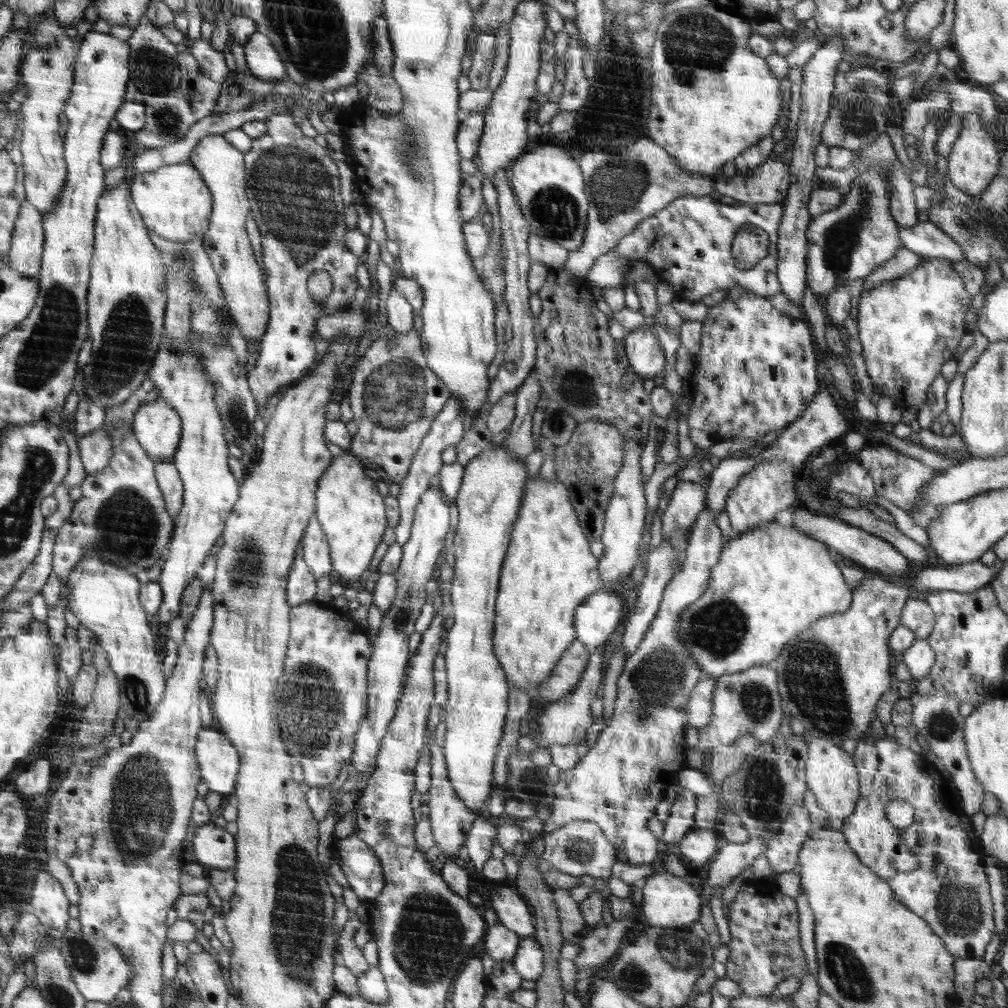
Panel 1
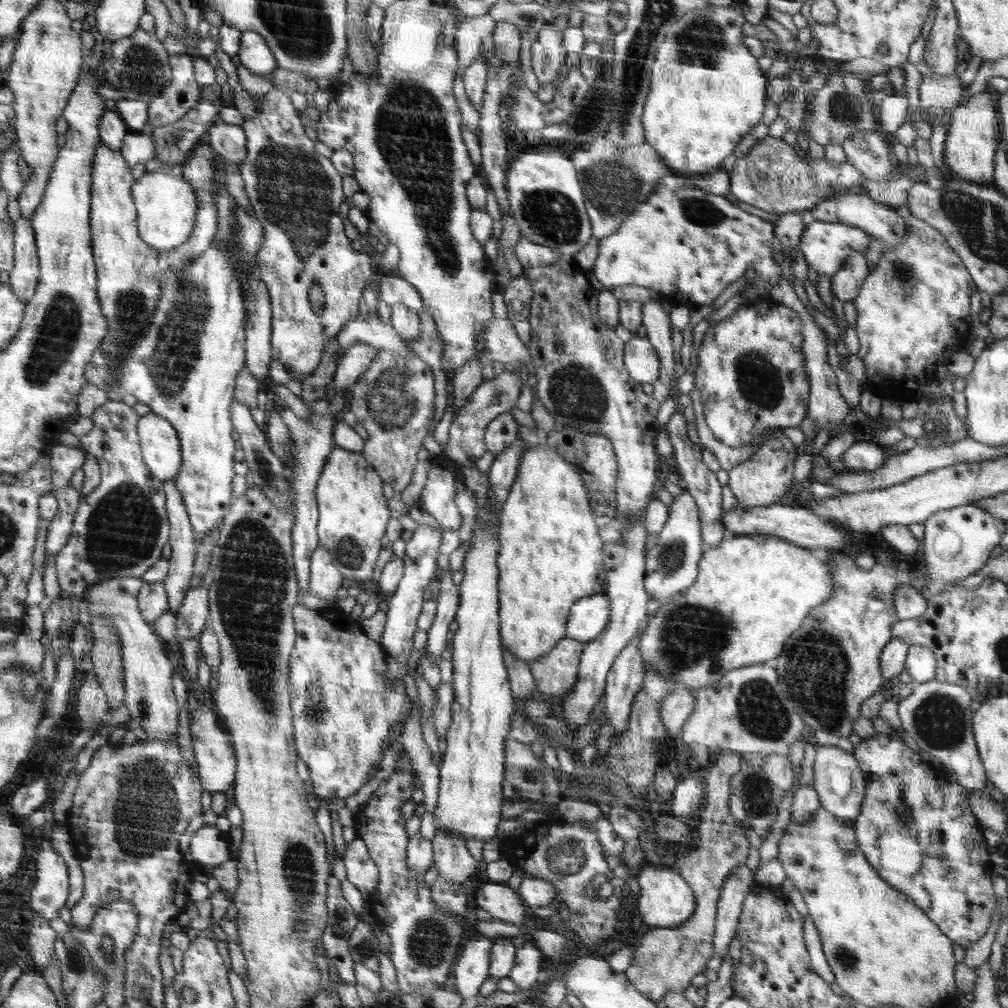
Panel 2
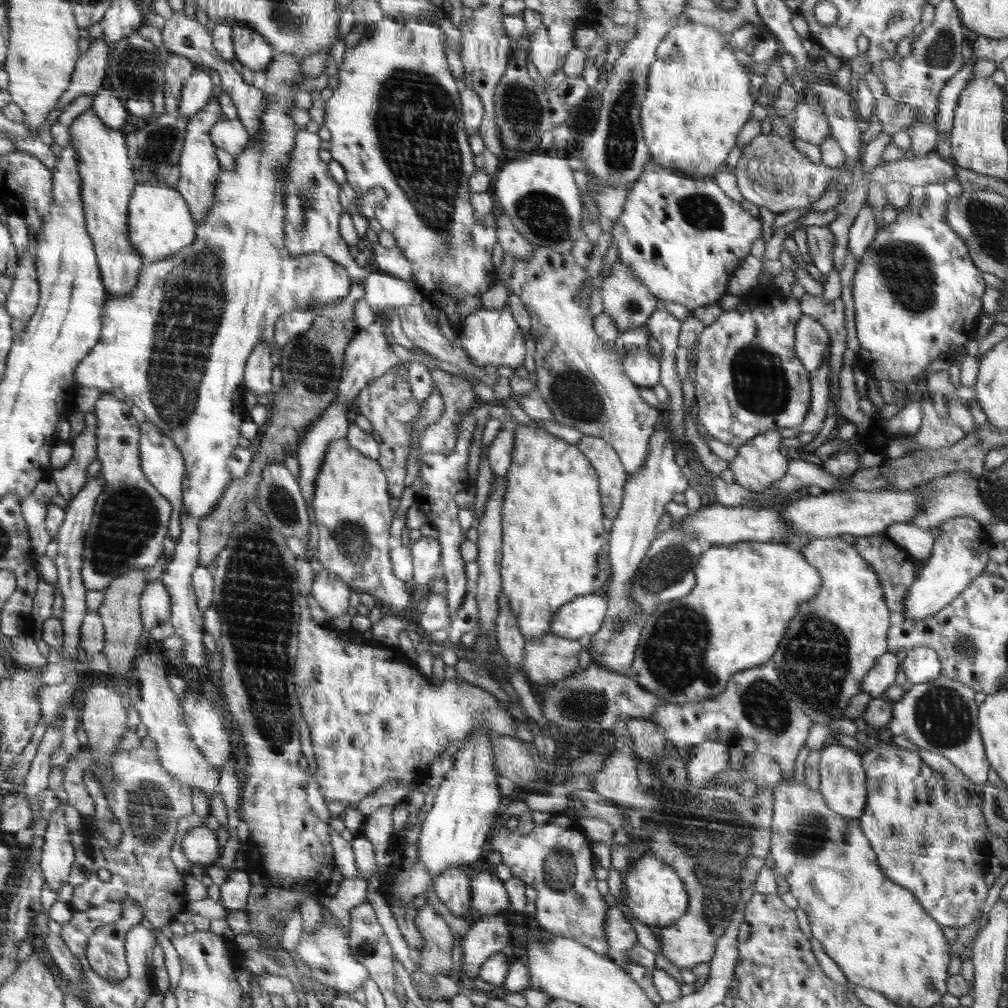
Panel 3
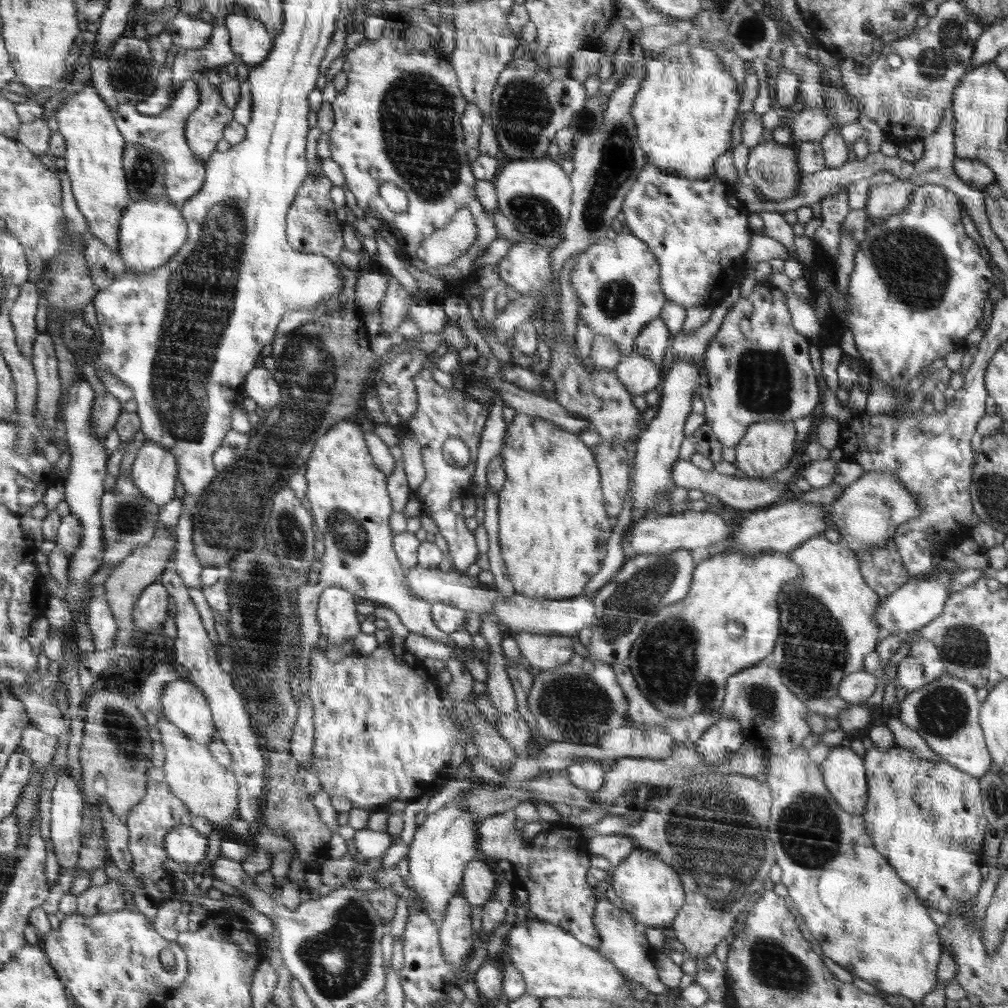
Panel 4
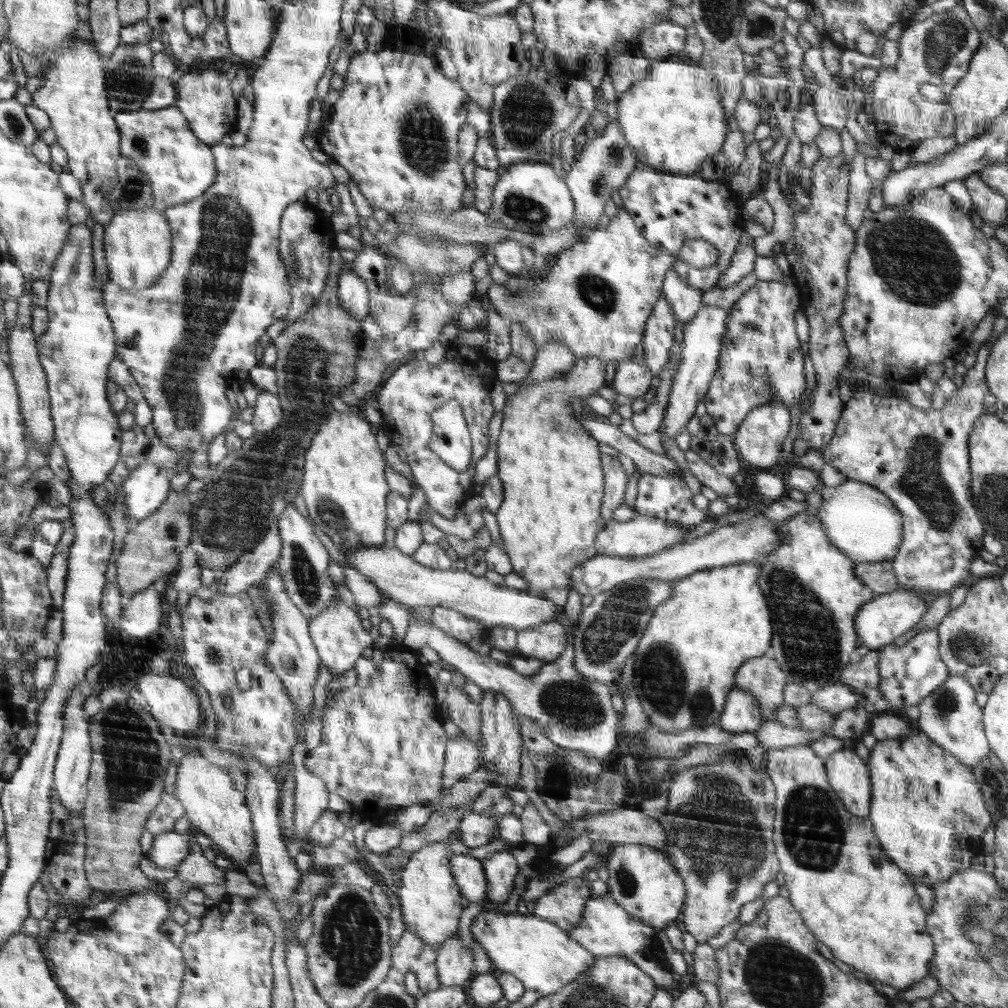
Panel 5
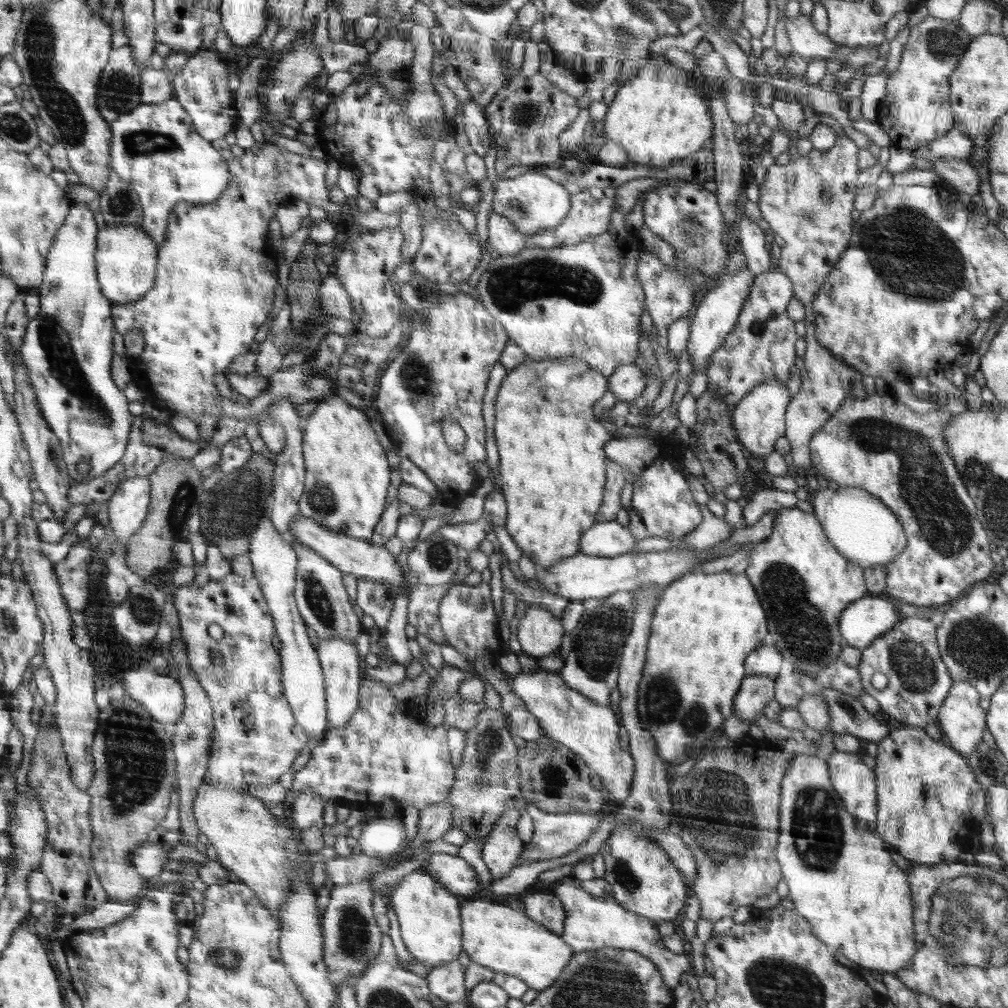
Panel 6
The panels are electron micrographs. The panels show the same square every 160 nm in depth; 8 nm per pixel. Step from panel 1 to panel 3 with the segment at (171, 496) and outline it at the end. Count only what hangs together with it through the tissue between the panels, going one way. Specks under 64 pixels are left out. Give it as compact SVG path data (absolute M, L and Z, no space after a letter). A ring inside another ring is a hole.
M188 515L180 517L180 536L175 543L173 560L168 568L161 574L160 580L164 583L171 598L170 622L174 627L174 632L184 639L183 655L190 666L196 666L201 671L204 668L205 656L202 636L205 630L204 615L197 604L196 590L193 587L193 572L200 564L200 528L198 520Z

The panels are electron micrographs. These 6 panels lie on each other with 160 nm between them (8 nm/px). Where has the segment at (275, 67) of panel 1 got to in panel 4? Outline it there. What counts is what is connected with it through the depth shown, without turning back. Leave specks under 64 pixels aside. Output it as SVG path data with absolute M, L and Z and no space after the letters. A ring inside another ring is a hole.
M238 12L226 17L224 24L237 62L252 64L253 67L265 62L276 38L261 21Z

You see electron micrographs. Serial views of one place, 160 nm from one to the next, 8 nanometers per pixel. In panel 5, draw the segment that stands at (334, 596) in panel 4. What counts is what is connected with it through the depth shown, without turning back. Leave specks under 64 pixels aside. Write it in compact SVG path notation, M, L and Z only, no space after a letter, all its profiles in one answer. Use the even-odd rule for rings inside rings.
M336 599L335 601L330 601L320 614L309 619L309 633L314 641L314 646L317 648L322 664L327 666L327 669L333 674L334 678L350 670L354 666L355 660L362 657L363 650L372 647L373 642L375 642L370 636L369 630L362 627L357 611L358 609L353 610L350 606L342 603L340 599Z

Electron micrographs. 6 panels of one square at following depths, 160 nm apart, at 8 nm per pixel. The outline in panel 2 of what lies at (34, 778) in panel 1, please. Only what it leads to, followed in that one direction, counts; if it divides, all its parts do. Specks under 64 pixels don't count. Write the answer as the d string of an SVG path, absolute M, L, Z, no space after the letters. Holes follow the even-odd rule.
M38 777L27 786L21 786L15 792L12 805L16 818L28 818L34 810L40 808L48 798L48 782L44 777Z

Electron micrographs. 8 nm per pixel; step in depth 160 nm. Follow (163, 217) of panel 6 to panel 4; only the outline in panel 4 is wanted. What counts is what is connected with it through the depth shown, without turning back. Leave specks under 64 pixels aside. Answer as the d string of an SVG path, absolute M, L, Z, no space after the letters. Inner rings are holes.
M192 78L182 83L179 90L174 93L169 107L160 114L147 116L146 113L138 112L137 107L133 104L118 104L115 109L117 127L128 144L141 144L161 154L165 164L165 194L163 197L173 202L179 209L201 190L206 180L207 165L203 160L195 157L186 144L184 136L188 117L199 104L200 88L195 78Z

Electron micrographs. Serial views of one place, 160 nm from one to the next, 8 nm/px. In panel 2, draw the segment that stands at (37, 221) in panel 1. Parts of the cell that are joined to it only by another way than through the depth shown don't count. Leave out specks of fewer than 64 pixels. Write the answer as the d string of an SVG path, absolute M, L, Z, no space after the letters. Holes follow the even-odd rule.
M24 217L15 222L15 229L15 269L9 274L9 281L15 293L28 300L39 285L36 233L31 220Z

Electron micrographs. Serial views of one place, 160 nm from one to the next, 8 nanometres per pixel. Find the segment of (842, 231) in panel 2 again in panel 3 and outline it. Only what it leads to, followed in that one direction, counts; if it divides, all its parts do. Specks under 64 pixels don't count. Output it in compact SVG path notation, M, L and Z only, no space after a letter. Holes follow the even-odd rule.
M809 226L806 229L807 232L807 246L809 246L811 256L813 256L814 266L824 274L824 279L826 279L828 272L833 269L833 254L831 250L834 246L834 234L830 231L828 226Z

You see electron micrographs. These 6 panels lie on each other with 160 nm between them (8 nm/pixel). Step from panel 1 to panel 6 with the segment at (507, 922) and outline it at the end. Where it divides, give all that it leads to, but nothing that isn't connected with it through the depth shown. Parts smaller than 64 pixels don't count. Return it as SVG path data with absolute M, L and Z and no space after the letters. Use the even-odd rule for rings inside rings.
M434 853L429 858L429 864L422 869L430 873L450 893L464 894L464 899L471 898L480 886L474 868L458 855Z

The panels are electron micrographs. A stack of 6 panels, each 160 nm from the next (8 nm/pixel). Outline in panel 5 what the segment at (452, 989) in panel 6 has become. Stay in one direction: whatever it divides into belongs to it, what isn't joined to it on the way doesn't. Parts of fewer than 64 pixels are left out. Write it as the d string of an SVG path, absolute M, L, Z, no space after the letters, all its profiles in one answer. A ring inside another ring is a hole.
M460 936L452 939L437 950L436 976L442 987L462 986L474 977L473 952L464 947Z

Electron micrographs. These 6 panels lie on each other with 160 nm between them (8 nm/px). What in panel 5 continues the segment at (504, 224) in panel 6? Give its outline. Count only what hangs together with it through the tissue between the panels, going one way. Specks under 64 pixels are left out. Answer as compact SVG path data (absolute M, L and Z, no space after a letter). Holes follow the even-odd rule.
M503 238L492 248L496 264L507 274L520 274L525 268L533 268L534 251L521 241Z

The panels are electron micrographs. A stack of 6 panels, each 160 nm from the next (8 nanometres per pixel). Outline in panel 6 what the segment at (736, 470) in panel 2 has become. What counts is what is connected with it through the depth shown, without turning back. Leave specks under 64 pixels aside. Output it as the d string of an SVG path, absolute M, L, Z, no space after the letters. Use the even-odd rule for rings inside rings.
M765 380L754 387L731 412L732 425L745 453L754 457L765 457L772 453L779 439L784 437L784 412L790 404L790 392L781 381Z

